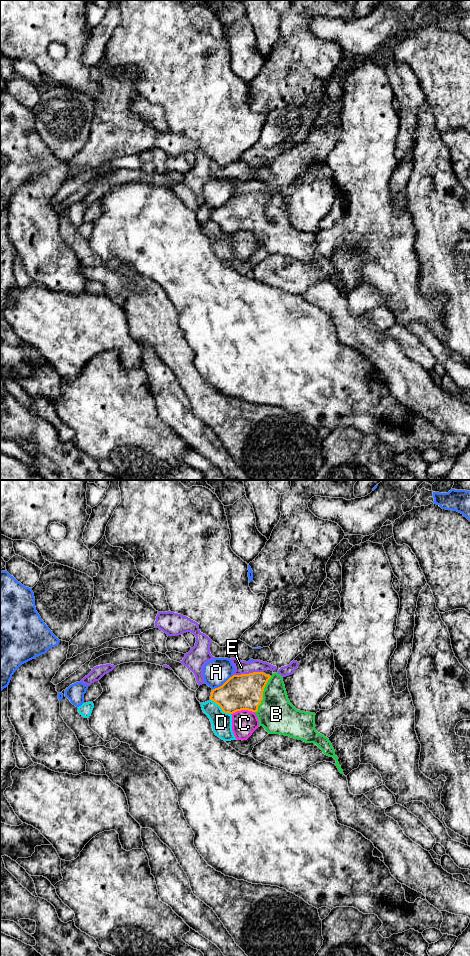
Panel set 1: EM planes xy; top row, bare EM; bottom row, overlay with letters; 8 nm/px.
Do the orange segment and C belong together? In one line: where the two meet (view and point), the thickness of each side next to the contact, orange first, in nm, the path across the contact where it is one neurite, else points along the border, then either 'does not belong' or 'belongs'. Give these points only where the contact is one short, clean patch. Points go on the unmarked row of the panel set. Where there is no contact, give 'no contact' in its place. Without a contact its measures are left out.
contact xy (242, 229); calibres 280 and 200 nm; border xy (254, 231), (237, 230), (231, 234); does not belong

